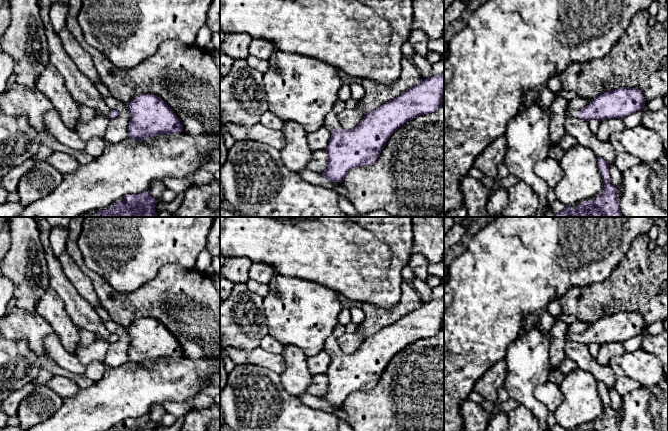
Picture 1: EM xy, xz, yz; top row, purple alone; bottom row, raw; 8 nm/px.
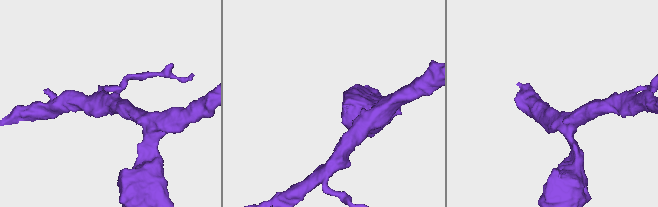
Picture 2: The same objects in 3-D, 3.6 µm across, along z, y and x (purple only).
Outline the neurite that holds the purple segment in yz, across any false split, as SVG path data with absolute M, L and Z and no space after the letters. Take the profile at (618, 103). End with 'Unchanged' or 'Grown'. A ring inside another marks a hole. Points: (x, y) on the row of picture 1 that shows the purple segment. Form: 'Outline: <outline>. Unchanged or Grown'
Outline: M620 87L600 94L581 110L568 109L567 115L589 121L625 118L645 107L644 95L638 88Z. Grown

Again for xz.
Outline: M444 73L421 80L394 99L366 114L352 130L339 127L332 111L322 127L331 132L327 148L327 169L322 173L331 182L341 182L354 167L376 162L391 135L417 116L442 108Z. Grown

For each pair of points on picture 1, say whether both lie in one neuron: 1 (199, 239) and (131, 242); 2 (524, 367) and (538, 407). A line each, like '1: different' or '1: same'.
1: same
2: same

